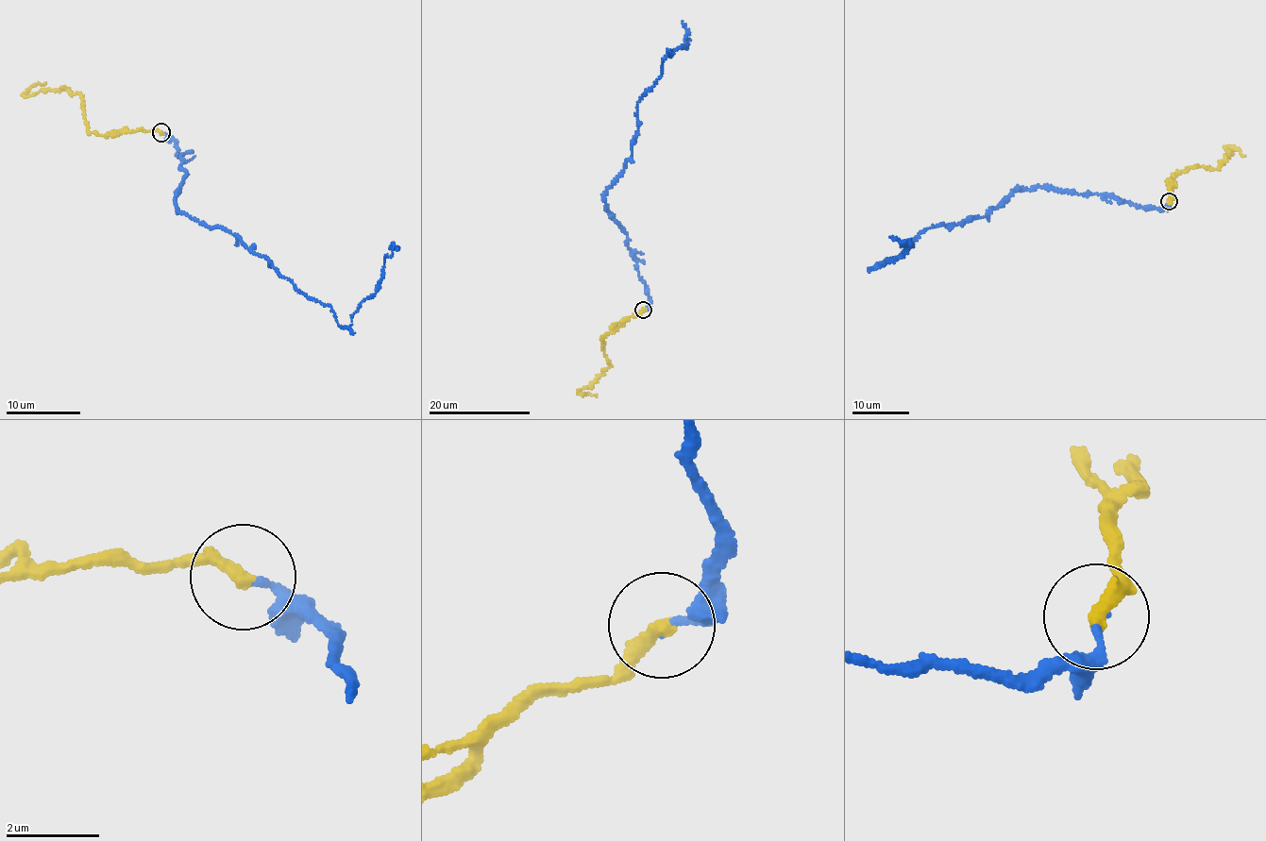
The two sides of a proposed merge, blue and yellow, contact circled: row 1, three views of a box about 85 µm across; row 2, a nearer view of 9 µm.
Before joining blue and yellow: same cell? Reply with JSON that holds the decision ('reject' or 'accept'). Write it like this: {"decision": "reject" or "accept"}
{"decision": "accept"}

